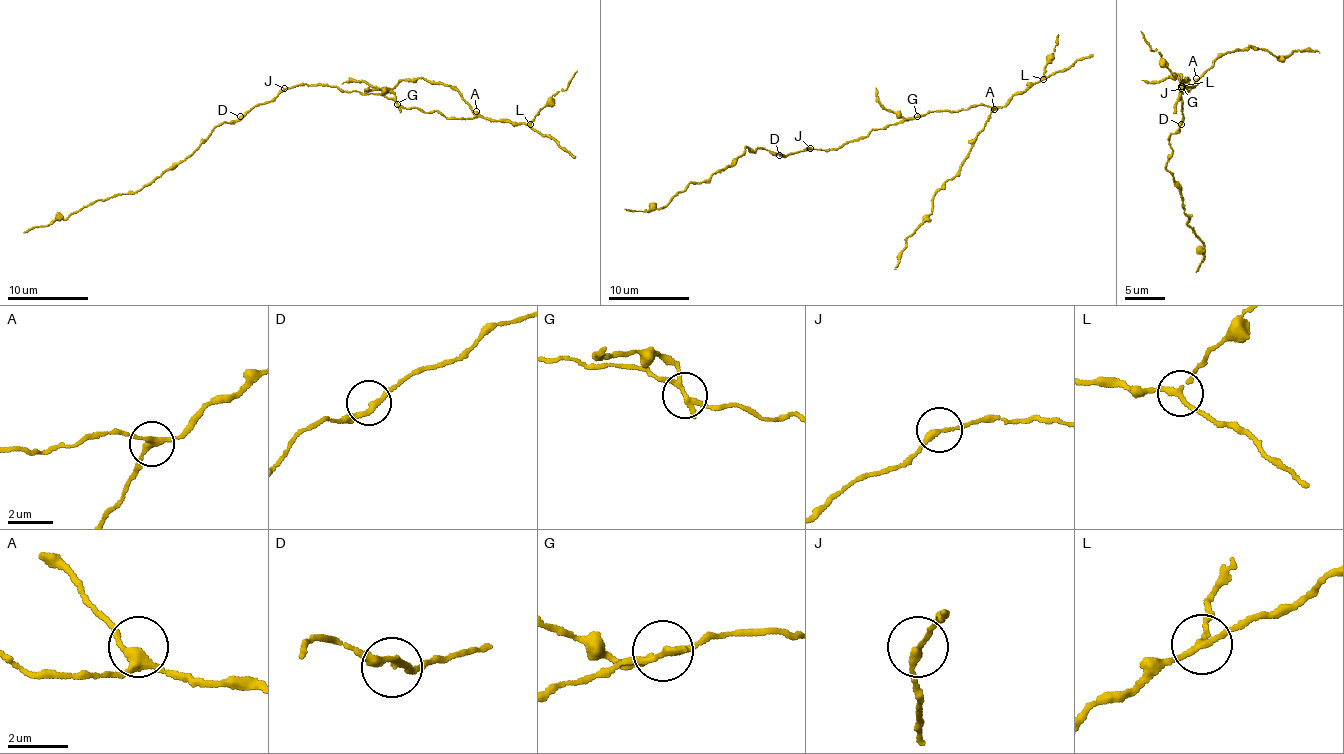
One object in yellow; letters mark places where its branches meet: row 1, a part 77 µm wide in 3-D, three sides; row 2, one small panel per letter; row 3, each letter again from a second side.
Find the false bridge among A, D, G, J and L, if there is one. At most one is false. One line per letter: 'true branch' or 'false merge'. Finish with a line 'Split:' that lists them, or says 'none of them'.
A: true branch
D: true branch
G: false merge
J: true branch
L: true branch
Split: G

